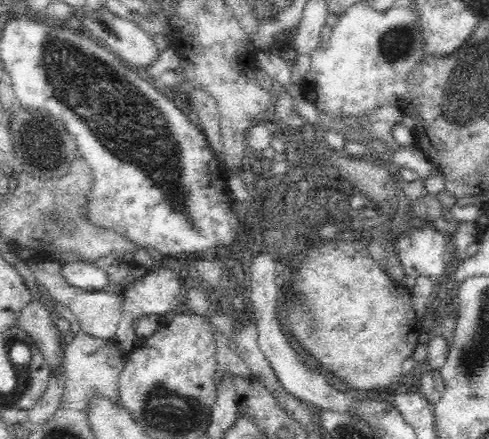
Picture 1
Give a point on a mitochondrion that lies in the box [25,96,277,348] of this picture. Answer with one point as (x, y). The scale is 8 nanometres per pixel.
(58, 221)

